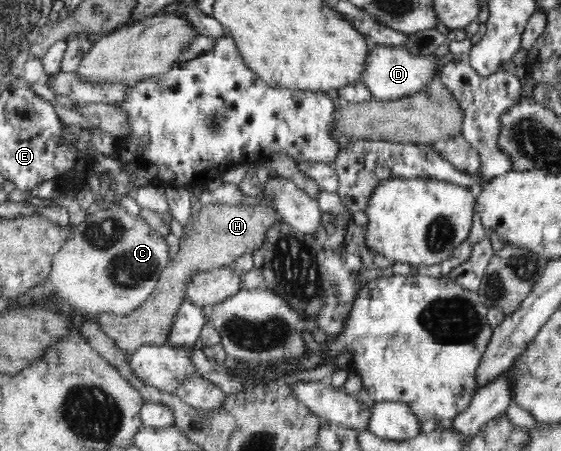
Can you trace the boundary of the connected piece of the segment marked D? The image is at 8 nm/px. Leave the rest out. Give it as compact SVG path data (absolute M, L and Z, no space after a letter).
M374 45L366 55L366 61L360 73L360 83L370 91L372 100L392 101L410 97L431 83L438 75L442 62L434 55L424 57L412 55L408 50L404 50L404 46Z

